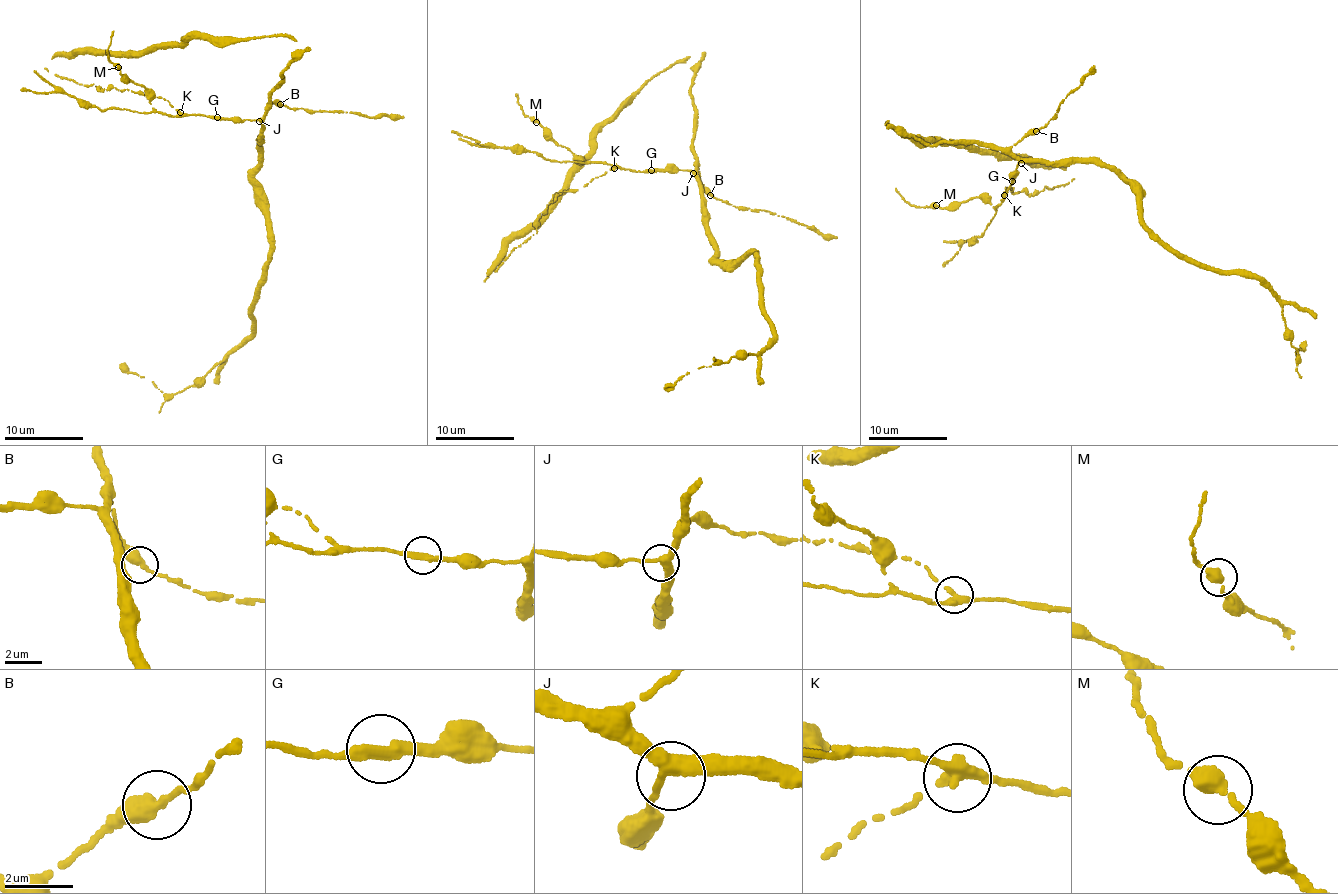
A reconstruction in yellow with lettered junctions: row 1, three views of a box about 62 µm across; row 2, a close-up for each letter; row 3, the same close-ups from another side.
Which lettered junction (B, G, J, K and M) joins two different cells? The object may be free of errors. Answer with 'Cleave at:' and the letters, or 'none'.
Cleave at: K

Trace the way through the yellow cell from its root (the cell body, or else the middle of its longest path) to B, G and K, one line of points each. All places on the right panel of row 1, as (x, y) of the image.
B: (1020, 159), (1011, 147), (1036, 131)
G: (1020, 159), (1012, 181)
K: (1020, 159), (1004, 194)

